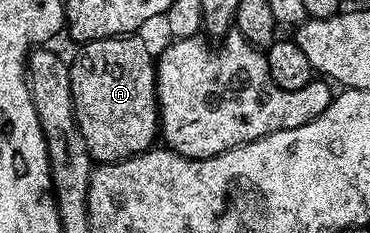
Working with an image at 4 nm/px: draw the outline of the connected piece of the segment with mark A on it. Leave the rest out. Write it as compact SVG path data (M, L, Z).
M118 36L115 38L100 38L94 42L84 43L80 47L81 50L77 54L74 62L68 63L69 75L71 76L71 96L73 97L73 107L75 108L75 116L77 117L77 127L83 136L83 140L89 149L89 157L94 163L102 162L122 162L125 158L134 158L136 154L143 153L144 150L150 149L154 145L153 141L159 138L159 115L157 113L157 64L155 54L149 51L149 46L143 39L137 38L141 36Z

